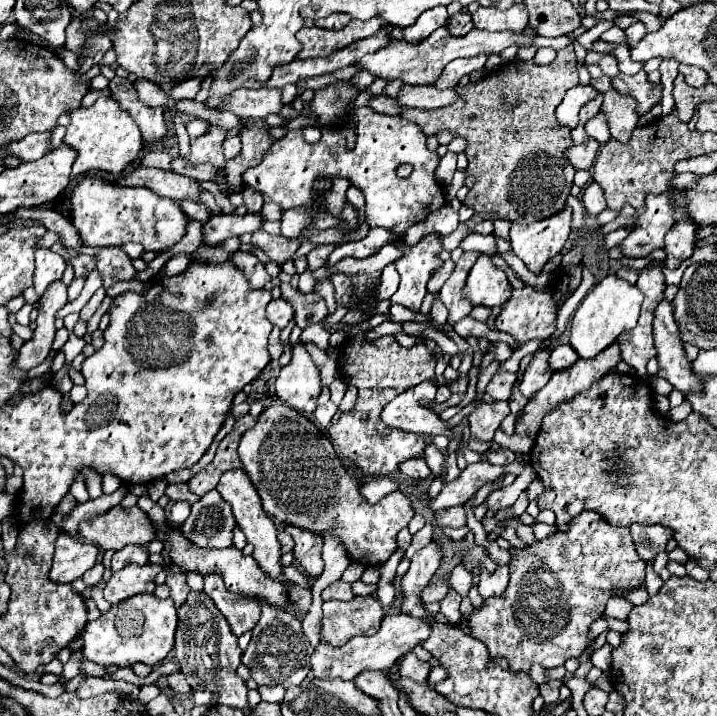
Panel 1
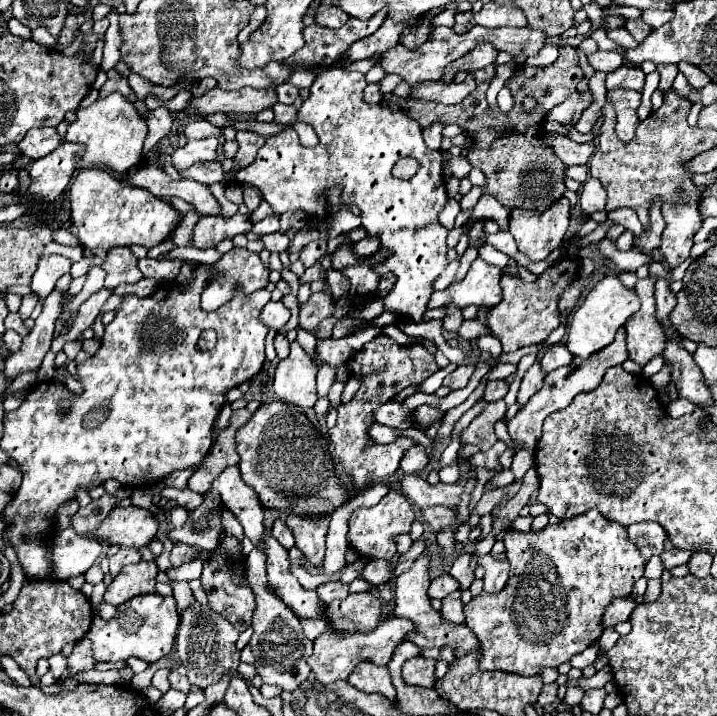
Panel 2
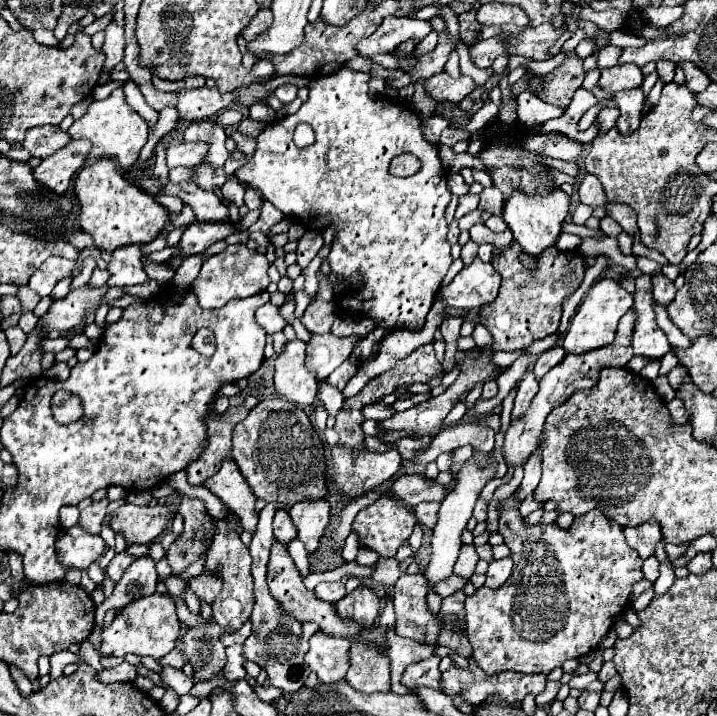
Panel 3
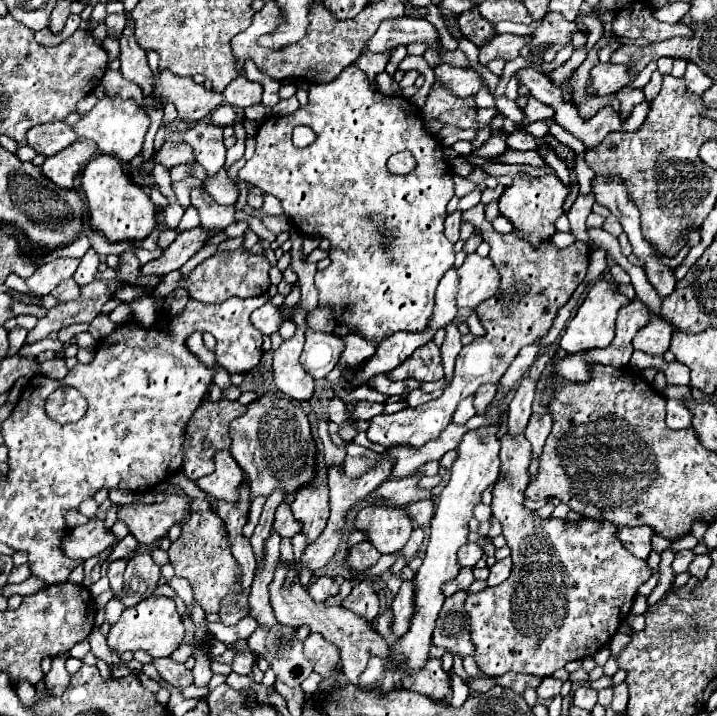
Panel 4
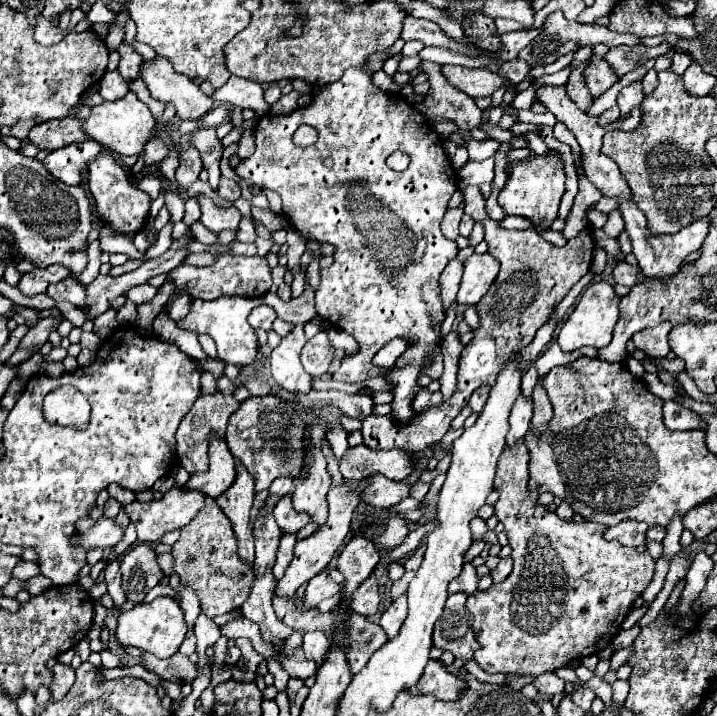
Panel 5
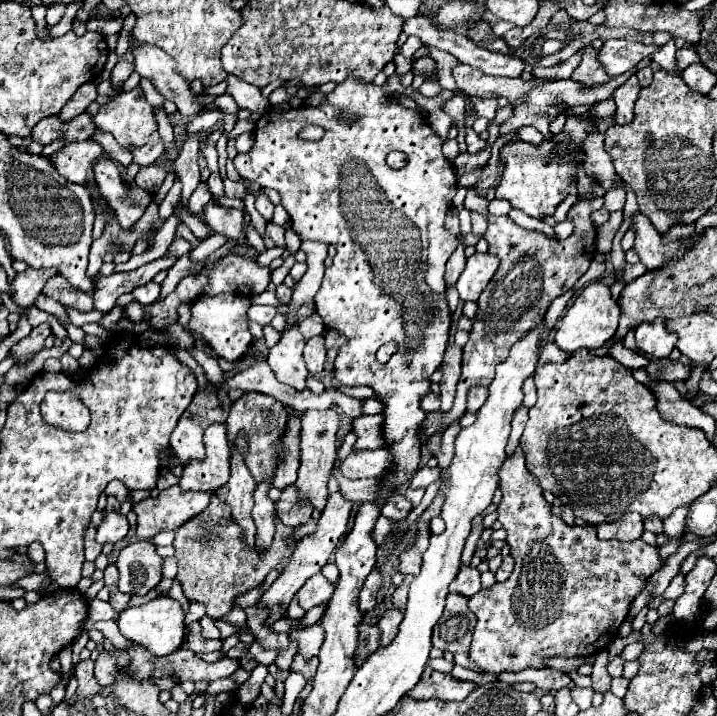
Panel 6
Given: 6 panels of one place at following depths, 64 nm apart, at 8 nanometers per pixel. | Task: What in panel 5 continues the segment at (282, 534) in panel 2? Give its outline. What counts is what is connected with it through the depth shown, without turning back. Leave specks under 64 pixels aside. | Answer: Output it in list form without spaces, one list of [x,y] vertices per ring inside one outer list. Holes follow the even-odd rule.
[[[282,496],[278,500],[278,504],[274,506],[274,516],[276,516],[276,522],[280,526],[280,530],[284,534],[290,534],[290,532],[298,532],[300,528],[304,528],[310,520],[308,516],[304,516],[304,512],[296,512],[292,508],[292,496]]]

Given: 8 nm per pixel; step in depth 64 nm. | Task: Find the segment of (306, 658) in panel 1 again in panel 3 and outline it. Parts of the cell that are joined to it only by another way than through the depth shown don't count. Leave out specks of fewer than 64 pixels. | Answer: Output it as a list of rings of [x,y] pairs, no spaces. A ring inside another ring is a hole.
[[[266,504],[260,510],[260,518],[258,518],[258,526],[256,532],[252,536],[250,542],[250,556],[252,556],[252,578],[254,578],[254,596],[256,596],[256,604],[252,610],[252,626],[254,632],[250,636],[248,642],[244,642],[244,656],[252,662],[256,662],[258,666],[266,668],[268,676],[270,676],[270,684],[282,690],[290,690],[296,692],[302,688],[302,684],[306,682],[310,668],[304,662],[304,654],[308,650],[308,642],[302,640],[302,624],[284,616],[284,612],[280,610],[278,602],[270,596],[268,586],[266,586],[266,566],[268,566],[268,558],[270,558],[270,548],[274,544],[274,536],[272,536],[272,520],[274,520],[274,512],[278,510],[278,504]]]

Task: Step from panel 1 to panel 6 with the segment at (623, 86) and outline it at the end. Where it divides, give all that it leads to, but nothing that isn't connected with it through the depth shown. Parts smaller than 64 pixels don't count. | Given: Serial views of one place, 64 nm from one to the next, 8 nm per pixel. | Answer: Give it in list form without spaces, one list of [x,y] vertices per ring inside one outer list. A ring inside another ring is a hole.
[[[584,46],[584,48],[580,50],[580,54],[582,54],[582,60],[580,60],[578,68],[572,72],[570,78],[576,80],[576,82],[584,82],[584,84],[588,84],[588,86],[606,82],[606,80],[608,80],[608,74],[606,74],[604,68],[598,64],[598,60],[596,60],[596,50],[594,50],[592,46]]]

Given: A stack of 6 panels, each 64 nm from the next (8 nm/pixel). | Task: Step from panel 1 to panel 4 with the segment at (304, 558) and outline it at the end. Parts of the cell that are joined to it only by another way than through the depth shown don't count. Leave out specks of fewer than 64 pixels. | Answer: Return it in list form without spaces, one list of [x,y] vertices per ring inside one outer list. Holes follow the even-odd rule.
[[[314,482],[314,484],[306,484],[306,488],[300,488],[290,508],[292,508],[294,518],[304,524],[302,530],[306,532],[308,542],[316,540],[320,532],[324,530],[328,514],[330,514],[326,482]]]

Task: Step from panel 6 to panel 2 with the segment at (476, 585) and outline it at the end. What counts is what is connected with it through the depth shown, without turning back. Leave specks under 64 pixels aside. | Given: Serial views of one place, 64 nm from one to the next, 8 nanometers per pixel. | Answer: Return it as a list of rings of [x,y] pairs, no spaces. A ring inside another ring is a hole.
[[[444,574],[444,576],[438,576],[438,578],[432,580],[432,584],[428,588],[428,596],[442,600],[456,590],[460,590],[460,582],[456,578],[452,578],[450,574]]]

